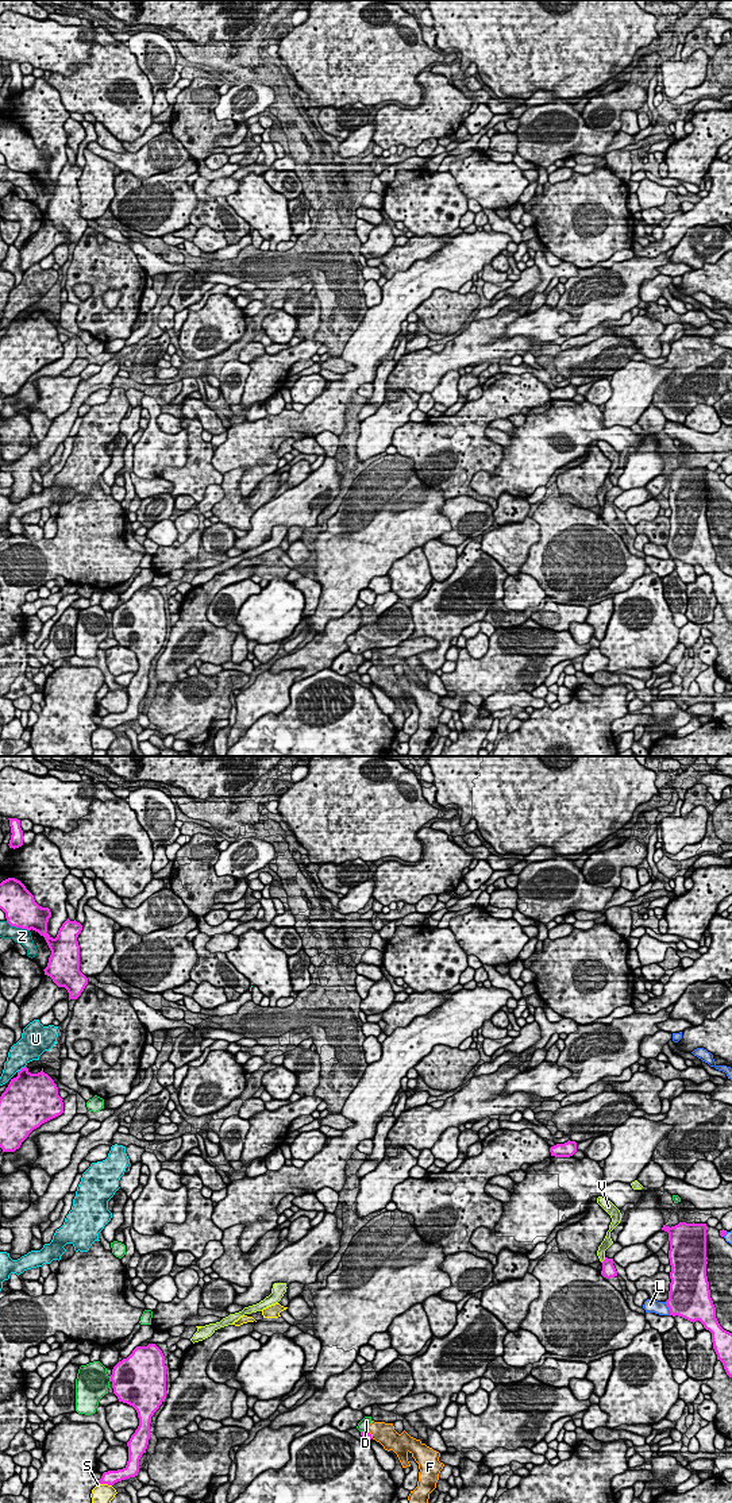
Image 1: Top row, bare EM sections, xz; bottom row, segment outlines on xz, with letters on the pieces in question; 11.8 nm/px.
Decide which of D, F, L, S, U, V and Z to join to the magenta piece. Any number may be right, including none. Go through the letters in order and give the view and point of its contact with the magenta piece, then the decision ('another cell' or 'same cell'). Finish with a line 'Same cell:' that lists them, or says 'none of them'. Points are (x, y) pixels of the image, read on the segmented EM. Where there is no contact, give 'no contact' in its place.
D: meets magenta in xz at (111, 1379); another cell
F: meets magenta in xz at (369, 1433); another cell
L: meets magenta in xz at (669, 1309); another cell
S: meets magenta in xz at (104, 1483); another cell
U: meets magenta in xz at (22, 1068); another cell
V: meets magenta in xz at (604, 1260); another cell
Z: meets magenta in xz at (18, 927); another cell
Same cell: none of them

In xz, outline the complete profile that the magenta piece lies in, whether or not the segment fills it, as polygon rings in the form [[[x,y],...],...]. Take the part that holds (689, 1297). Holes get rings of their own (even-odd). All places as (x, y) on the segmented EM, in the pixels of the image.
[[[679,1222],[675,1226],[663,1225],[669,1233],[671,1265],[670,1291],[666,1304],[670,1315],[682,1317],[690,1322],[700,1321],[712,1333],[713,1349],[732,1377],[732,1333],[724,1330],[717,1318],[710,1298],[706,1276],[706,1223]]]

